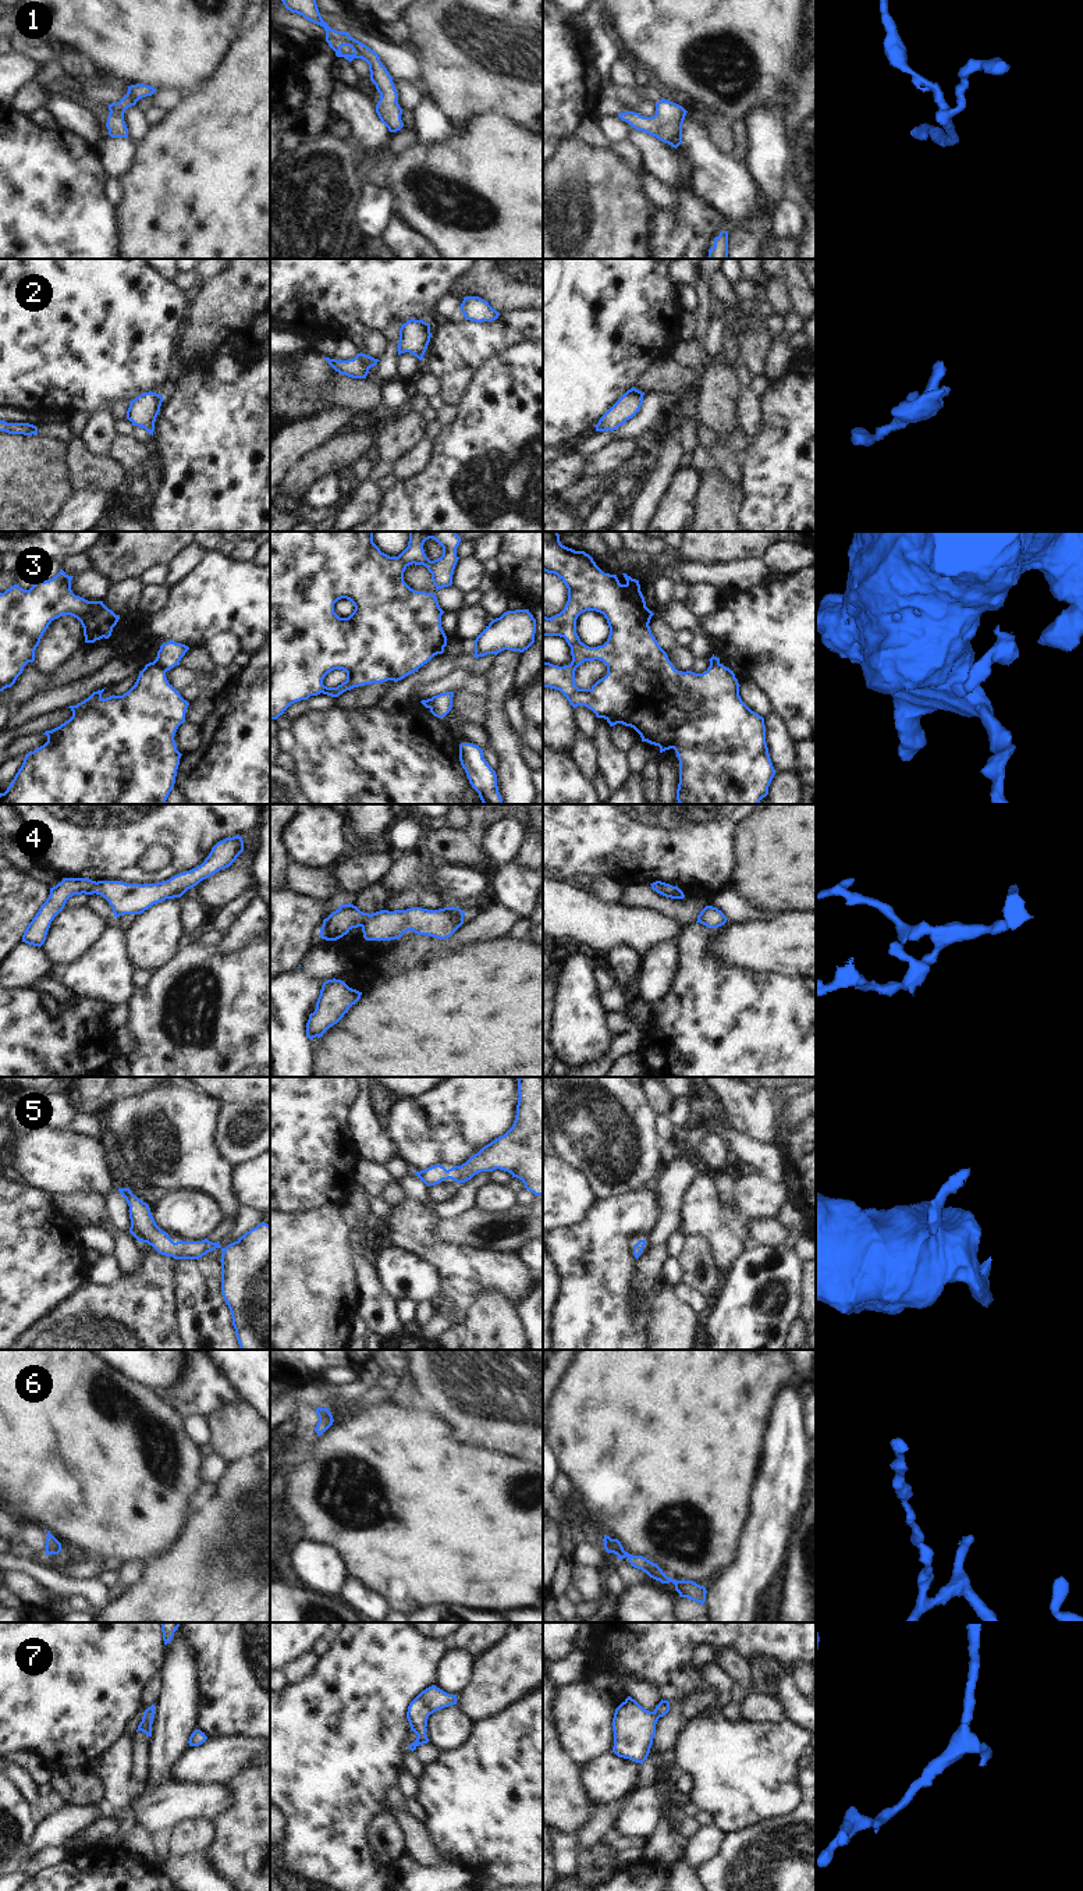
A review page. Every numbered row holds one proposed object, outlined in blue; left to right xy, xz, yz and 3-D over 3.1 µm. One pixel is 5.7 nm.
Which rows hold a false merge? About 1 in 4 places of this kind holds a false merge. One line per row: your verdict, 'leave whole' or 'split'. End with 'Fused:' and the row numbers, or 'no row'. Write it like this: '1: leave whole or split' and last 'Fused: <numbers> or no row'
1: leave whole
2: leave whole
3: split
4: leave whole
5: leave whole
6: leave whole
7: leave whole
Fused: 3

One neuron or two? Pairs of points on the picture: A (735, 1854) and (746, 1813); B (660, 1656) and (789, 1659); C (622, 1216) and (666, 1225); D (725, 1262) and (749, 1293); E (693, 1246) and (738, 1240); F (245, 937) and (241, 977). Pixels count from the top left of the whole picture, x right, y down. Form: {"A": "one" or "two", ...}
{"A": "two", "B": "one", "C": "two", "D": "two", "E": "two", "F": "two"}

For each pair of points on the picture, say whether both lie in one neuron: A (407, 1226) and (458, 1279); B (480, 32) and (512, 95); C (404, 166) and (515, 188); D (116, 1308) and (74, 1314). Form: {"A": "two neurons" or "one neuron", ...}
{"A": "one neuron", "B": "one neuron", "C": "one neuron", "D": "one neuron"}

